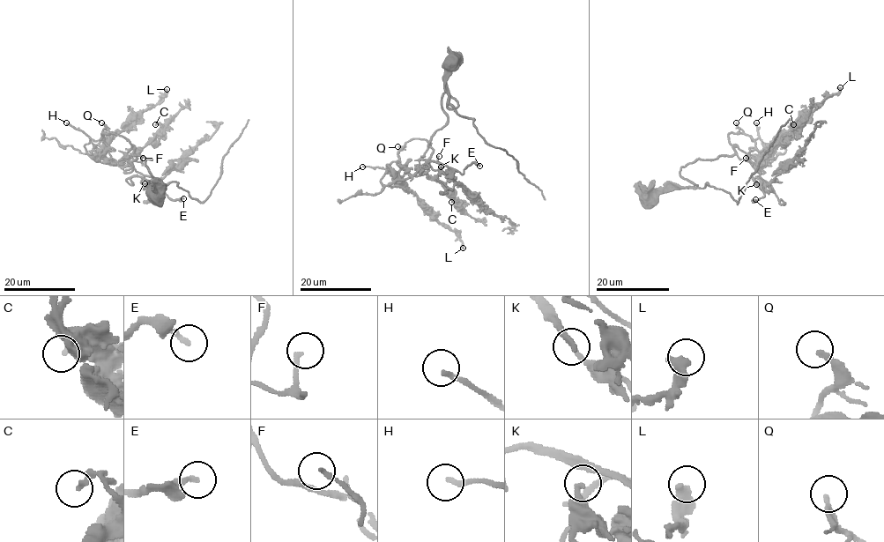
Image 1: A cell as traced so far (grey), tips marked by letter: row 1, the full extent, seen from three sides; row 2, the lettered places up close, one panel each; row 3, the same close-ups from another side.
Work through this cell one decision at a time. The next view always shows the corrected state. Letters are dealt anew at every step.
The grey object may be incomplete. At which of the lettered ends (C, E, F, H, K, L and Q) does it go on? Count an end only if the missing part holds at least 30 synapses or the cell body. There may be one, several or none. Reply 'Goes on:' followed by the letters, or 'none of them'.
Goes on: F, H, Q

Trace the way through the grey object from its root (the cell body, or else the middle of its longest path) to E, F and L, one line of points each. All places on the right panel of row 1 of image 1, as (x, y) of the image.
E: (646, 201), (694, 188), (681, 167), (735, 154), (760, 172), (764, 196), (755, 199)
F: (646, 201), (660, 191), (694, 188), (679, 171), (698, 159), (736, 154), (752, 162), (746, 158)
L: (646, 201), (694, 188), (679, 171), (698, 159), (736, 154), (762, 167), (759, 153), (840, 87)

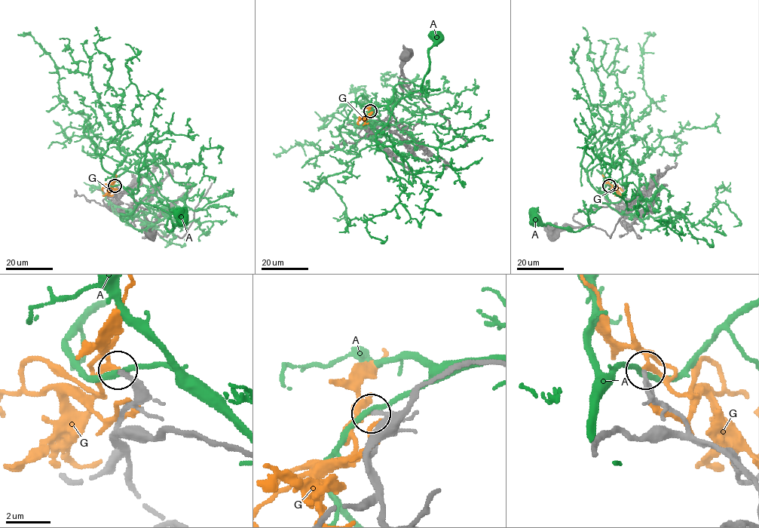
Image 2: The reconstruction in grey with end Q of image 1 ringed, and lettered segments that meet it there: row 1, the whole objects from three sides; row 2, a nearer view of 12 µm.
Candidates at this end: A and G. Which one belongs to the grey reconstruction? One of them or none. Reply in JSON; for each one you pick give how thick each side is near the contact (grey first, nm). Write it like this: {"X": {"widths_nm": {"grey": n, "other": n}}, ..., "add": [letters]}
{"G": {"widths_nm": {"grey": 200, "other": 150}}, "add": ["G"]}

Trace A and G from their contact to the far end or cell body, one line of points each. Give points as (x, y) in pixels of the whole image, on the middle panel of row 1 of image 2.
A: (371, 111), (386, 106), (391, 112), (401, 99), (425, 90), (421, 84), (429, 69), (429, 50), (437, 38)
G: (371, 111), (358, 121), (358, 124)

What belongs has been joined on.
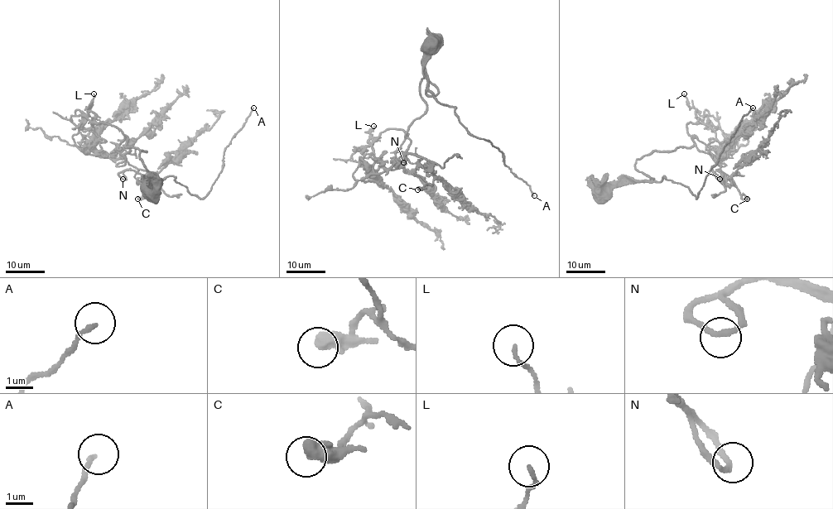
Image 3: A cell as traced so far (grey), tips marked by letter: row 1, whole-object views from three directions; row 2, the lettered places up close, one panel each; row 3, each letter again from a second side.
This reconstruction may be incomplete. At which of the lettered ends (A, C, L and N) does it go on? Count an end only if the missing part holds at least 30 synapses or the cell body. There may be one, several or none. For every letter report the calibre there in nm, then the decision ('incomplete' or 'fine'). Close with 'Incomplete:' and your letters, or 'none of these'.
A: 160 nm thick; incomplete
C: 600 nm thick; fine
L: 120 nm thick; fine
N: 160 nm thick; fine
Incomplete: A

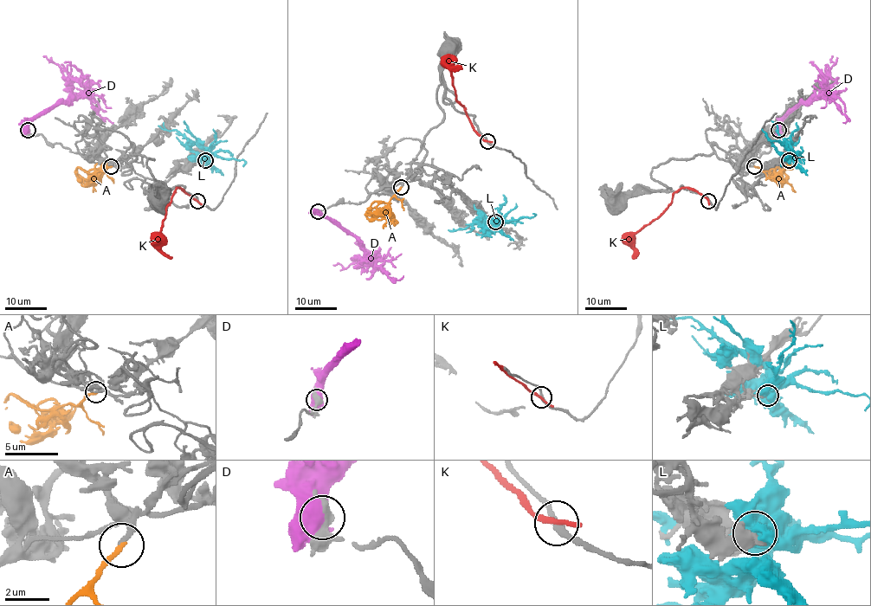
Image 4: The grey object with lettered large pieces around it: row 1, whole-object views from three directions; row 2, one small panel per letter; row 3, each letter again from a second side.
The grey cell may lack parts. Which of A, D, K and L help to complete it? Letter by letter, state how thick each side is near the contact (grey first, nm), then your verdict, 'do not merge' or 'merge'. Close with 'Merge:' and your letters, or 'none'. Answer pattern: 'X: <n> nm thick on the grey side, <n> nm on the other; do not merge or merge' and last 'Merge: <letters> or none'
A: 200 nm thick on the grey side, 190 nm on the other; merge
D: 280 nm thick on the grey side, 900 nm on the other; do not merge
K: 220 nm thick on the grey side, 200 nm on the other; do not merge
L: 600 nm thick on the grey side, 1050 nm on the other; do not merge
Merge: A

